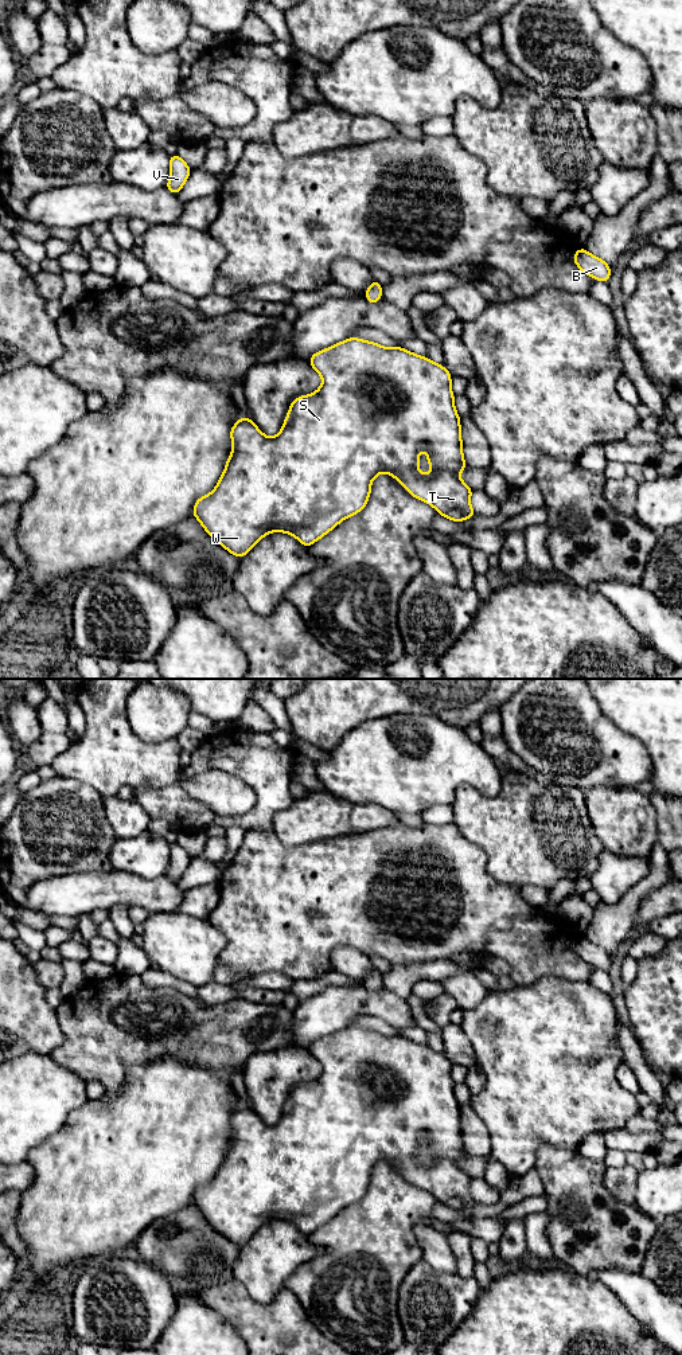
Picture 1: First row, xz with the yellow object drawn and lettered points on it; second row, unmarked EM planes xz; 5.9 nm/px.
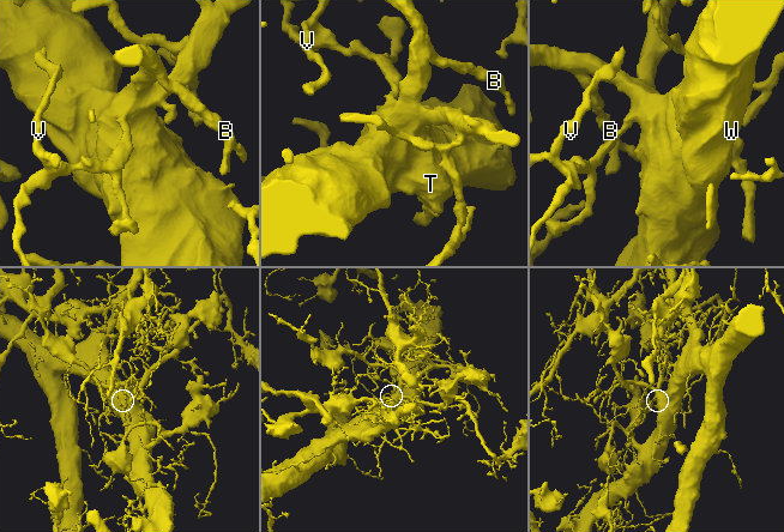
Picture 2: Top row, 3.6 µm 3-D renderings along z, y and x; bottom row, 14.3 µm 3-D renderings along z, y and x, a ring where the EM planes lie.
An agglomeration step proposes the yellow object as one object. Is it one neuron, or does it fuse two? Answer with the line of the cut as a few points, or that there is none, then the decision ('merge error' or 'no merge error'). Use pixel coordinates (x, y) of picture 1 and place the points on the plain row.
no cut | no merge error

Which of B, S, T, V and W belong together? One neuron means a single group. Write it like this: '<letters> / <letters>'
B S T V W

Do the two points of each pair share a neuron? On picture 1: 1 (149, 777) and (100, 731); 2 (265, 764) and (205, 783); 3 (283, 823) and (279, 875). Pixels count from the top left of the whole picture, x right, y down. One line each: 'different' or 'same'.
1: same
2: different
3: different

